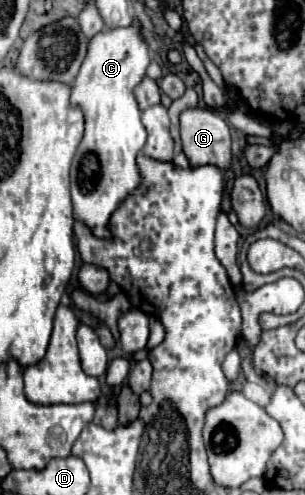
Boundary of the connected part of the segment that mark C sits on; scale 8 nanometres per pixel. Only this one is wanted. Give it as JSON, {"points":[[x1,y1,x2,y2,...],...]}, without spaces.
{"points":[[137,26,99,32,97,36,93,36,89,40,87,56,83,60,83,66,77,74,73,90,71,90,71,104,79,106,85,114,85,136,77,148,77,156,73,158,73,164,71,164,73,216,75,216,75,220,83,222,97,238,111,238,109,220,111,220,113,212,143,182,135,158,141,152,141,148,145,146,147,132,141,124,141,110,135,102,133,88,145,78,145,70,147,70,149,62,151,62,149,46]]}

